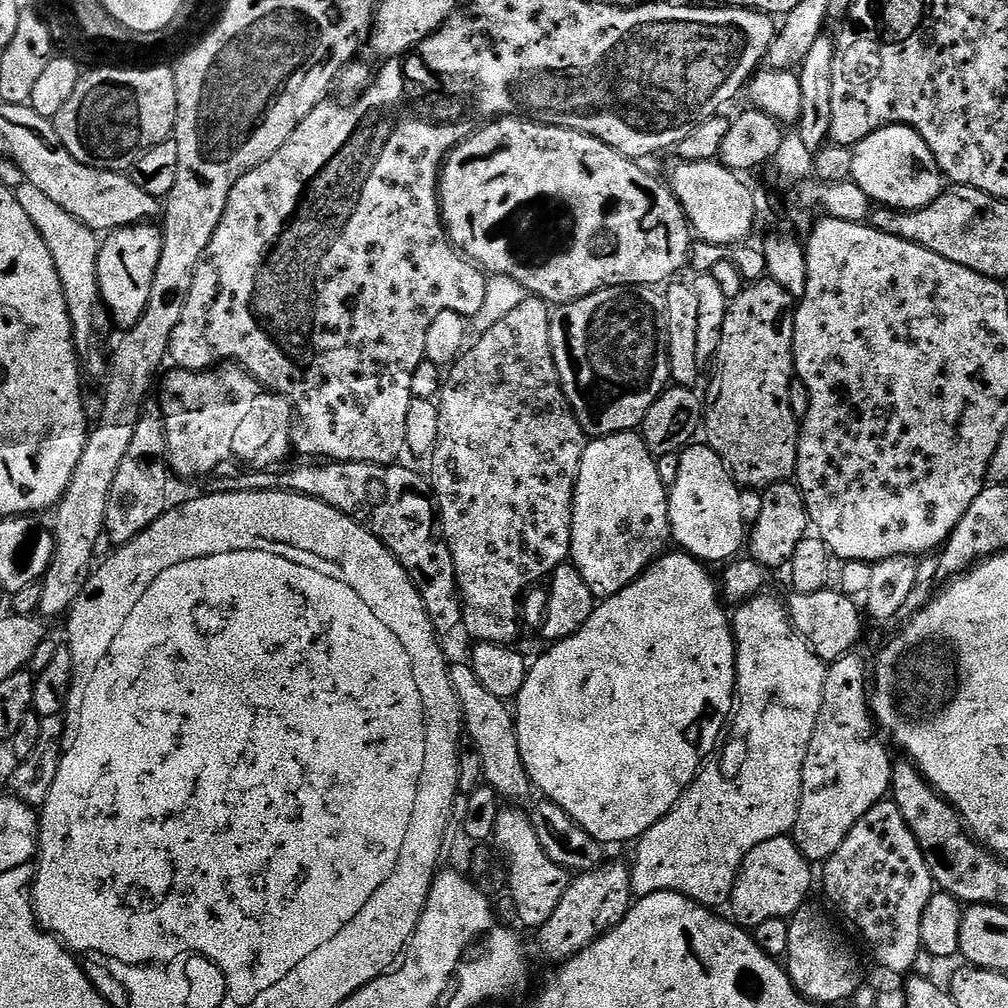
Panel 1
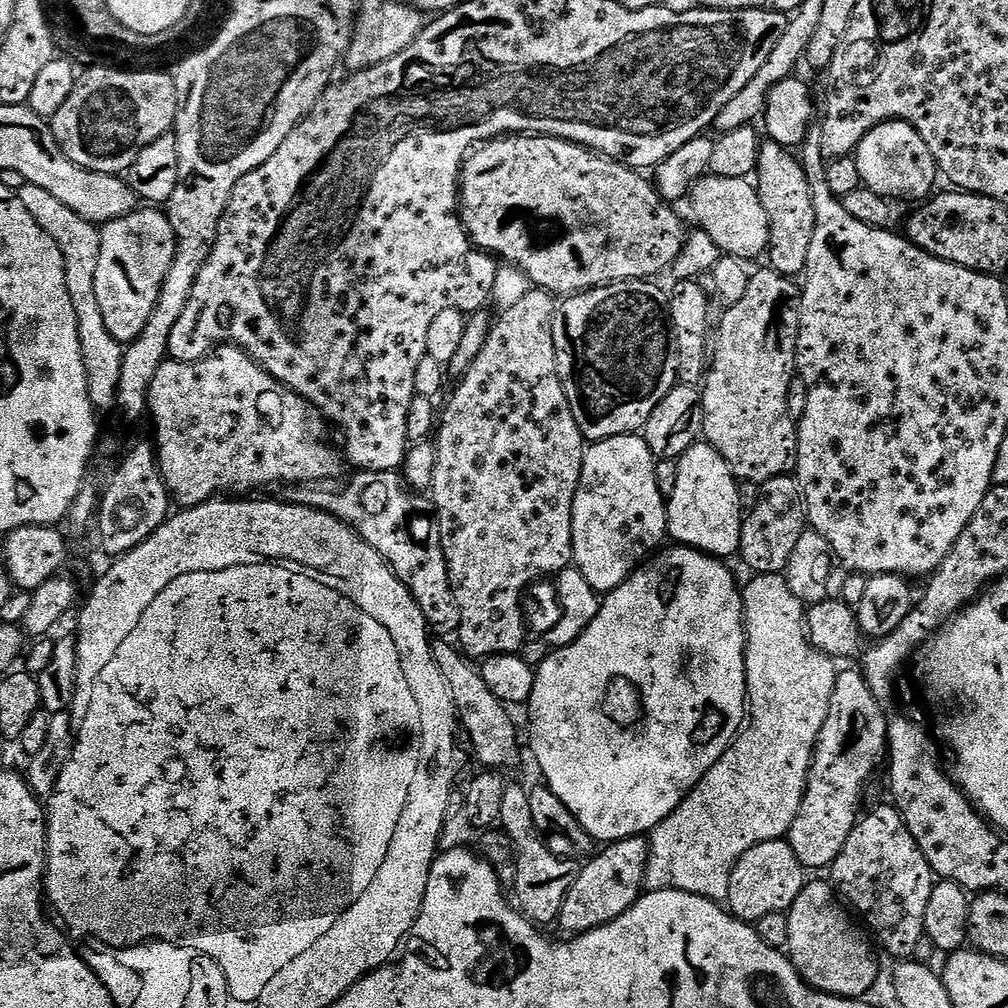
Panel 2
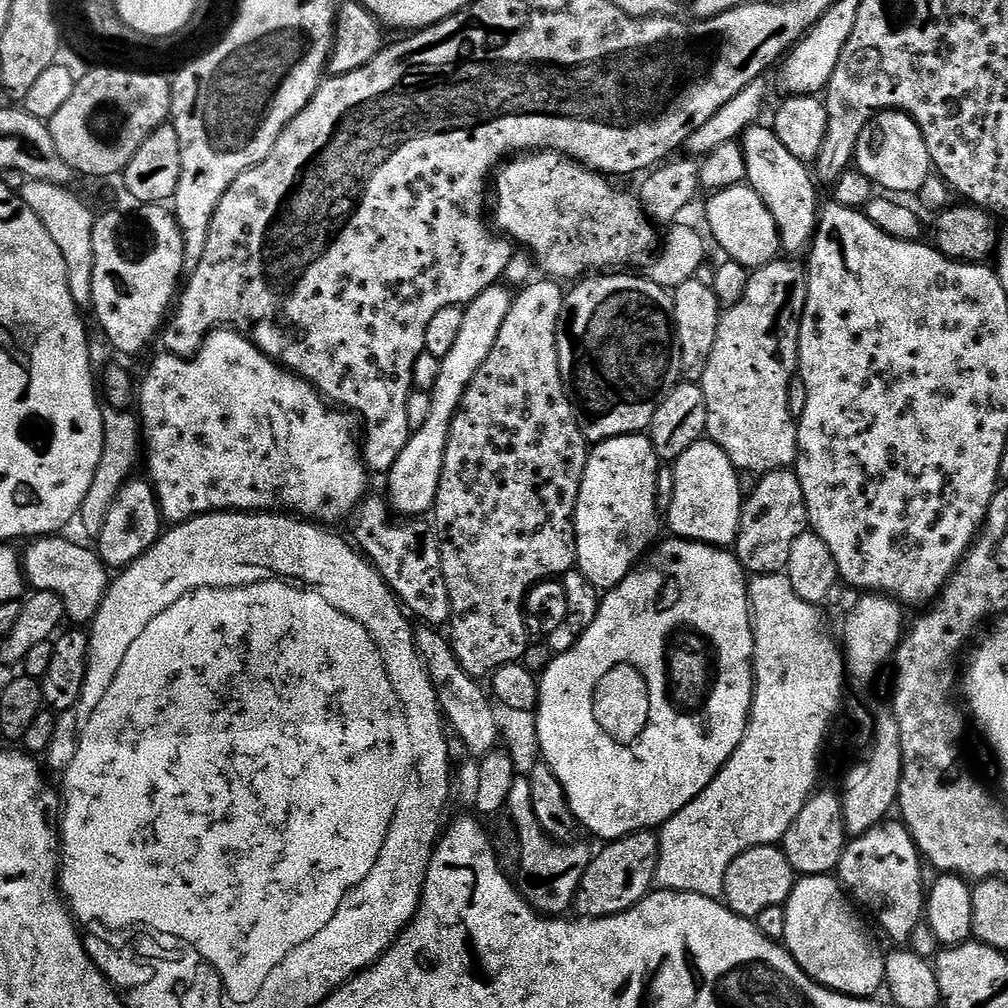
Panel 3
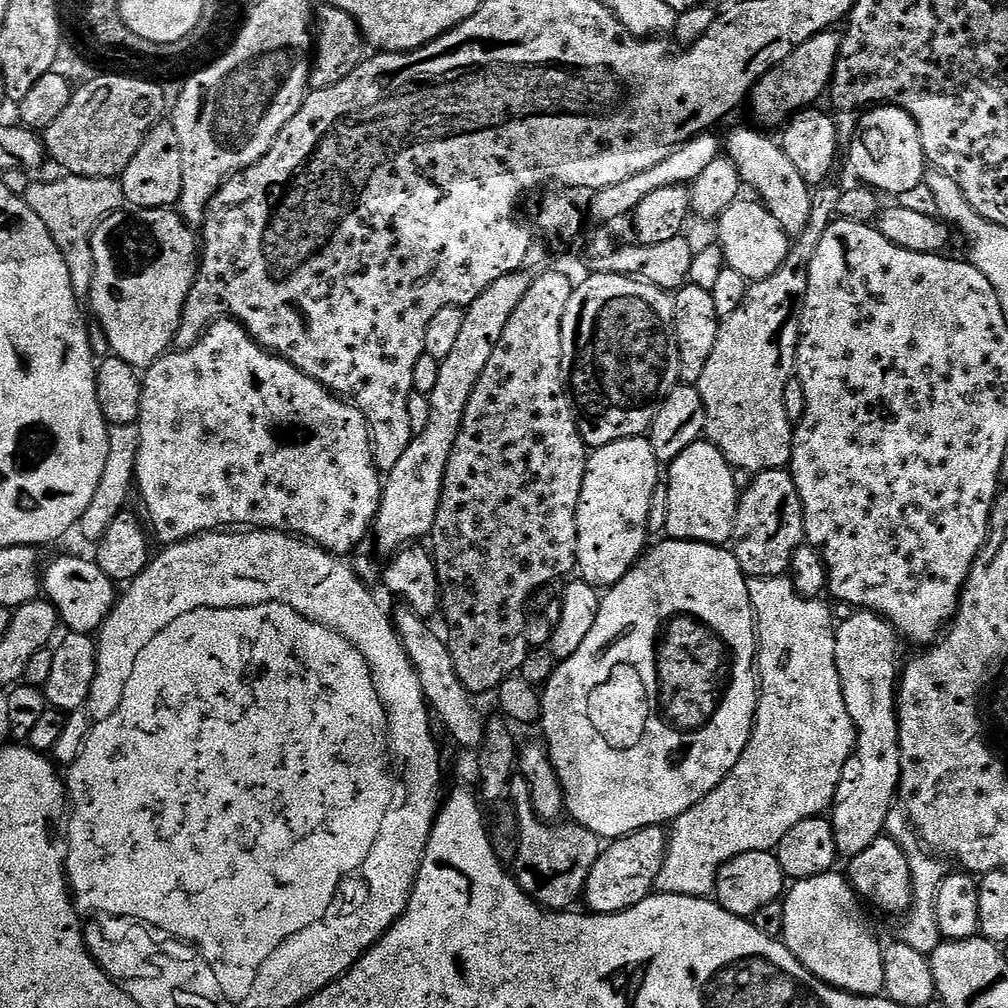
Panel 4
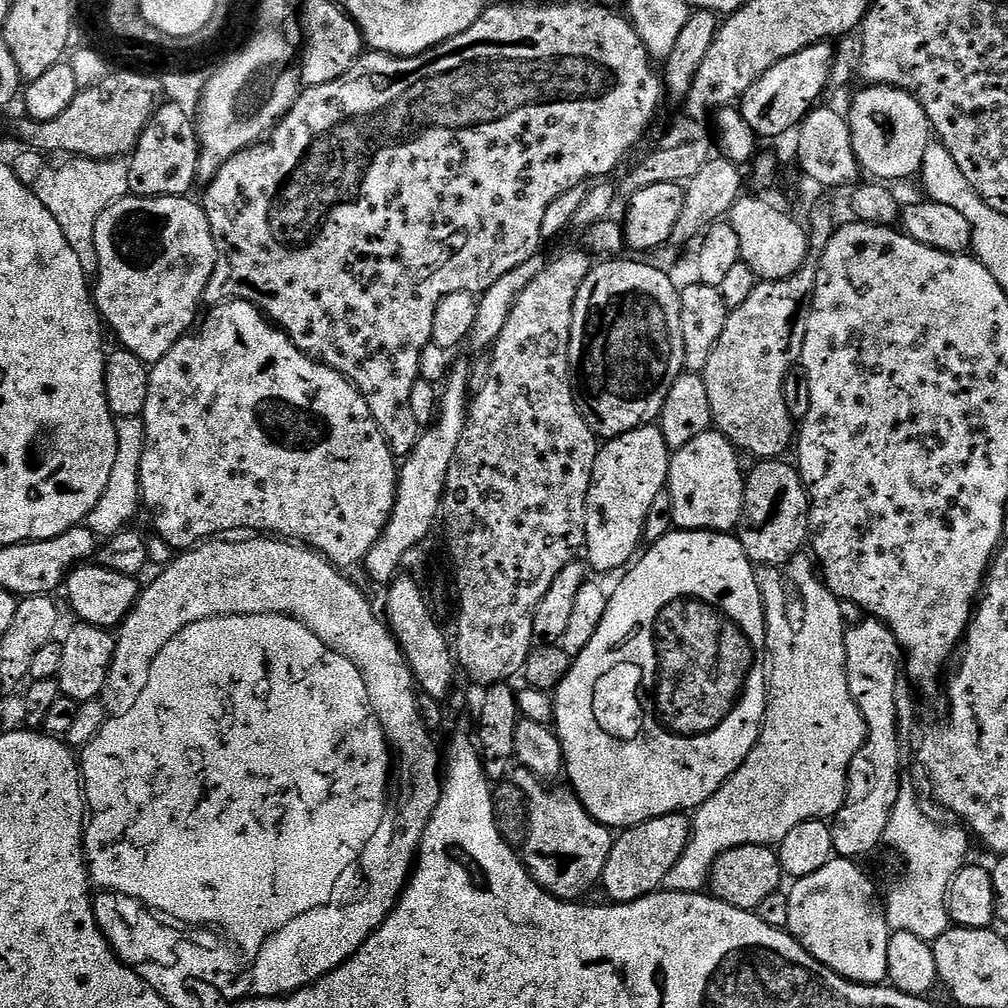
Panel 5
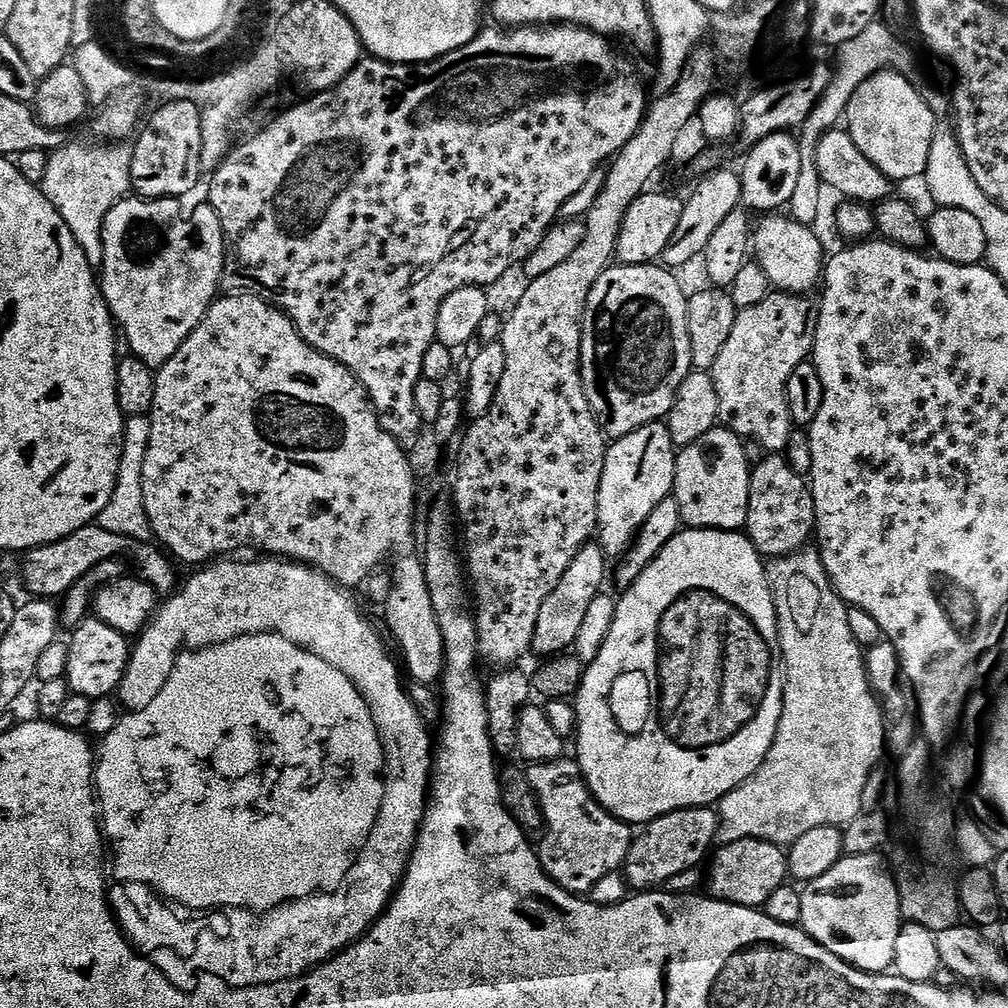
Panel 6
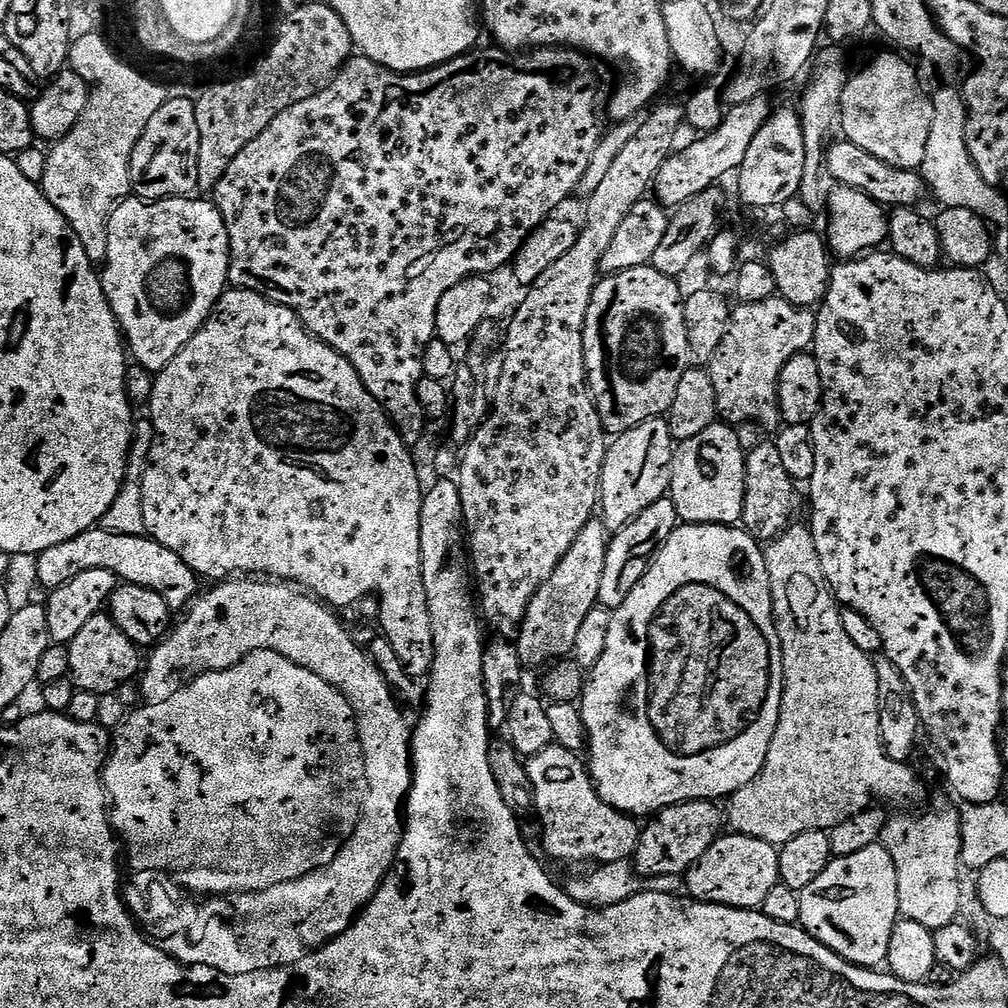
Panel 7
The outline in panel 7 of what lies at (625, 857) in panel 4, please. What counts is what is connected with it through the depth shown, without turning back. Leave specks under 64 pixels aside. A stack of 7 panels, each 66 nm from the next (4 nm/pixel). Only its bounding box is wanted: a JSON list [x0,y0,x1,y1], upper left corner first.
[634,800,726,877]

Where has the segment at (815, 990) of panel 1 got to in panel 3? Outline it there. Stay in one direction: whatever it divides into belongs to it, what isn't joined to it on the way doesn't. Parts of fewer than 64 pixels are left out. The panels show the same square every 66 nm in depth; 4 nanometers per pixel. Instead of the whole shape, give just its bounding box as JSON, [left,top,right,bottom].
[782,875,885,998]

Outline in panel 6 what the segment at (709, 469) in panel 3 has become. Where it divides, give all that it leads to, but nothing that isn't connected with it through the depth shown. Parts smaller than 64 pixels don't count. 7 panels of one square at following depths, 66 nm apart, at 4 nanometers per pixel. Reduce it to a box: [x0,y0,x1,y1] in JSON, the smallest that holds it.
[674,426,750,532]

